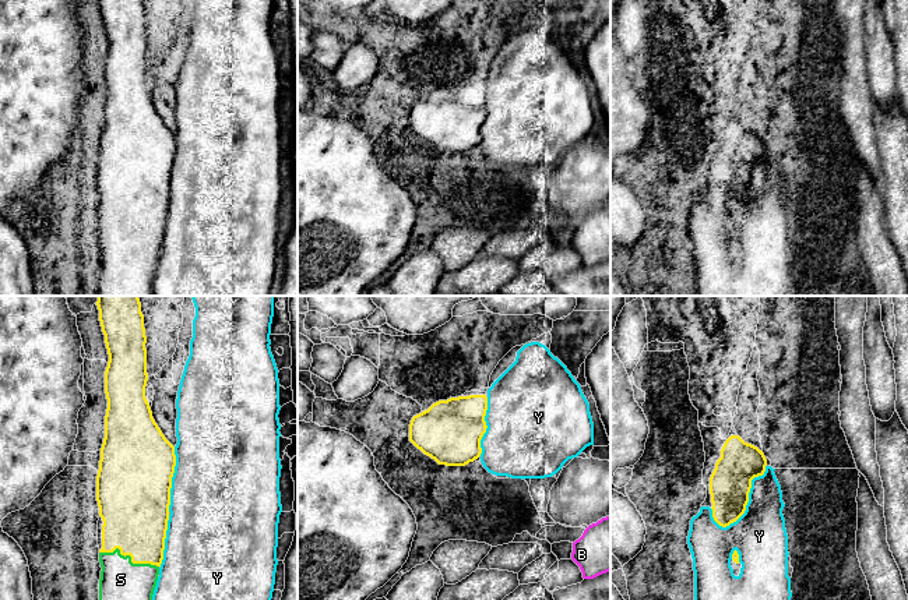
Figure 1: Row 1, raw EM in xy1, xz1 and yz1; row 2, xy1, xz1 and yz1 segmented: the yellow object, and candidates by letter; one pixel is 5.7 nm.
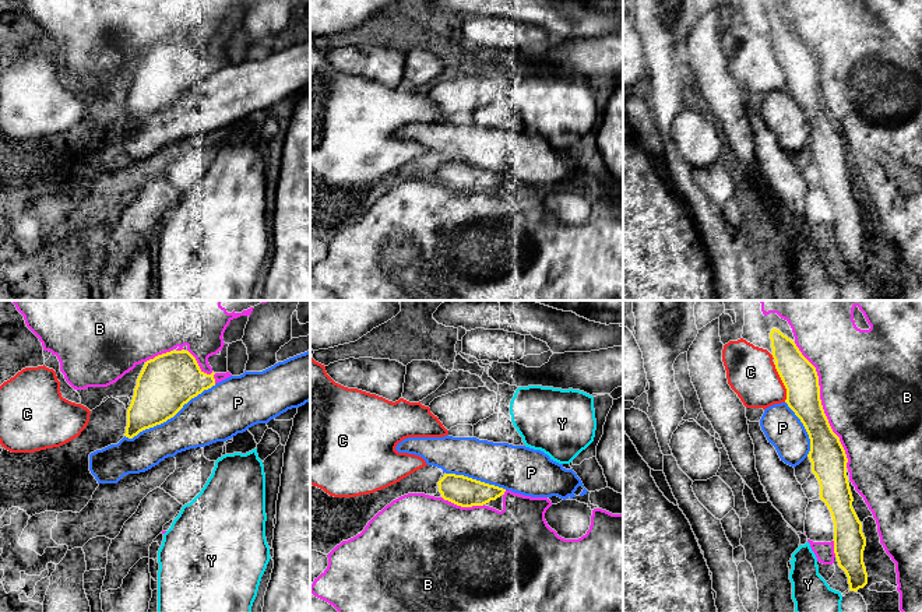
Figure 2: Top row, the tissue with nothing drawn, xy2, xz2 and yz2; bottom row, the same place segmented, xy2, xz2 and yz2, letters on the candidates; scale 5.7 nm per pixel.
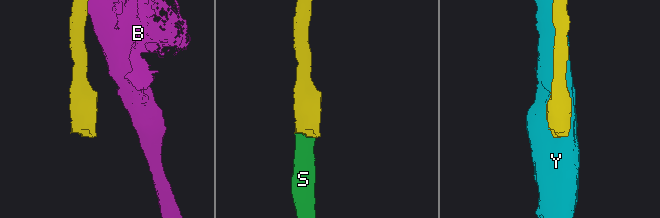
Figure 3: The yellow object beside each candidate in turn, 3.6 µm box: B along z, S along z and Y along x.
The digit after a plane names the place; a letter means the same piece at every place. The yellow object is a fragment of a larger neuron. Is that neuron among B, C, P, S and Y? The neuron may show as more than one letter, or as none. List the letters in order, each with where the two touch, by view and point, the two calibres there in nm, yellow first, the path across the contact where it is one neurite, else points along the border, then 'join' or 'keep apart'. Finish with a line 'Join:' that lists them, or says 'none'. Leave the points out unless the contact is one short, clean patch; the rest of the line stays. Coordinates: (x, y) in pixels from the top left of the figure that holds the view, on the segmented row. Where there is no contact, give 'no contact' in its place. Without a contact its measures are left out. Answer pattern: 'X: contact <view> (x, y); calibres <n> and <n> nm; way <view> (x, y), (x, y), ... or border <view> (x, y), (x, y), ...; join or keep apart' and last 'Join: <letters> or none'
B: contact yz2 (822, 405); calibres 200 and 500 nm; keep apart
C: contact yz2 (783, 382); calibres 200 and 280 nm; border yz2 (773, 363), (785, 389), (785, 401); keep apart
P: contact xy2 (169, 418); calibres 320 and 300 nm; keep apart
S: contact xy1 (130, 556); calibres 380 and 240 nm; way xy1 (134, 512), (133, 549), (130, 556), (130, 570), (120, 579); join
Y: contact yz1 (748, 498); calibres 240 and 320 nm; keep apart
Join: S

